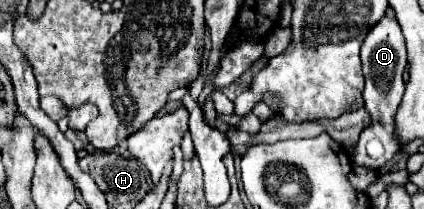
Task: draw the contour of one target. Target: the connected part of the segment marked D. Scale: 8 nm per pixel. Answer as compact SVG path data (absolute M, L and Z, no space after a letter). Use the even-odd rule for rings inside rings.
M383 16L367 34L363 46L361 46L361 64L363 64L363 76L365 76L365 108L369 110L373 122L369 128L361 132L361 138L357 142L357 152L353 152L353 164L365 166L365 168L383 168L395 152L401 148L399 140L395 140L393 134L393 118L401 104L405 82L403 82L403 70L407 66L407 50L405 50L405 38L401 34L401 28L395 18Z

